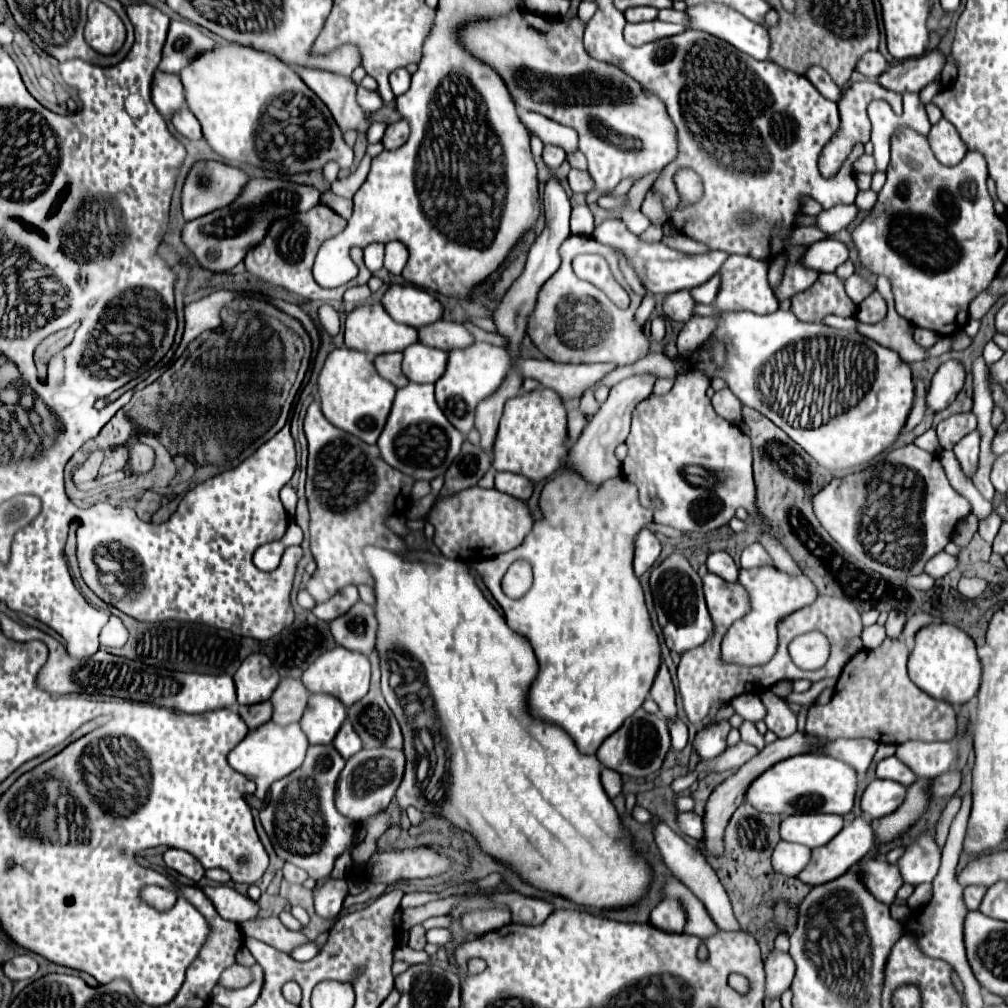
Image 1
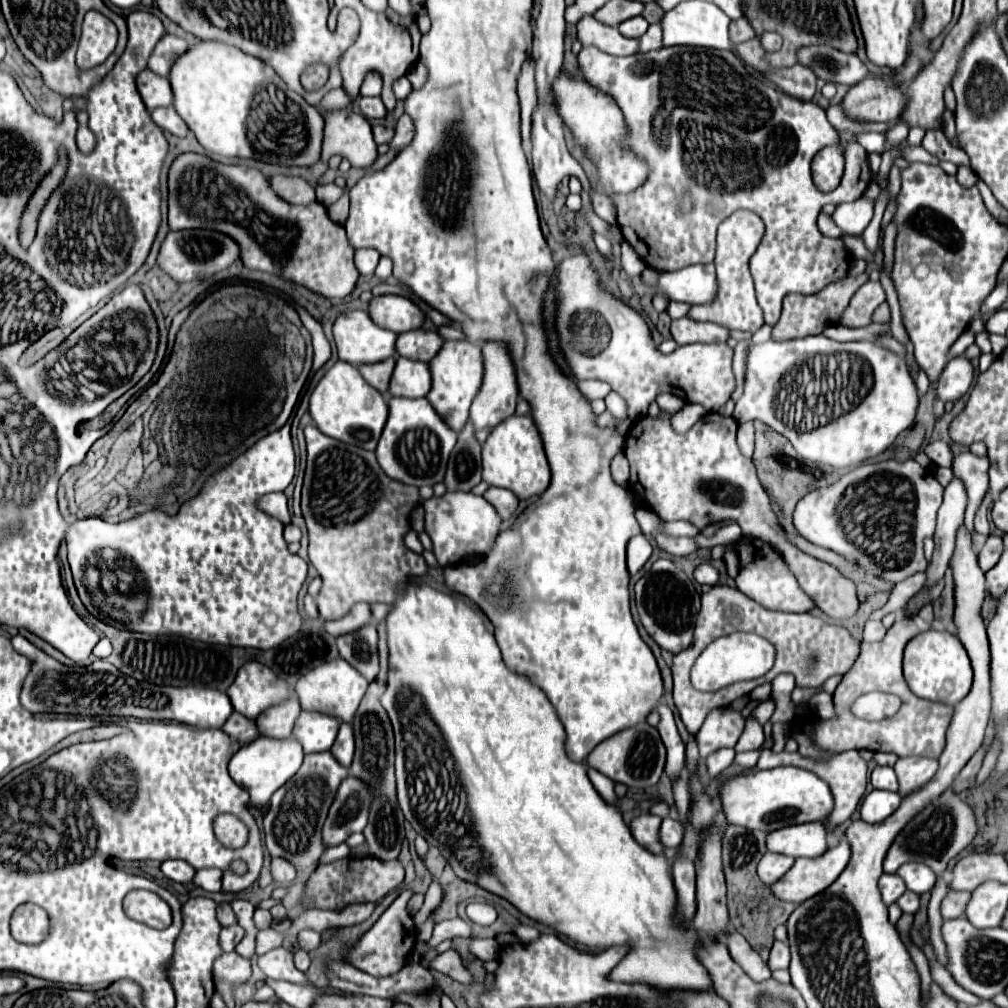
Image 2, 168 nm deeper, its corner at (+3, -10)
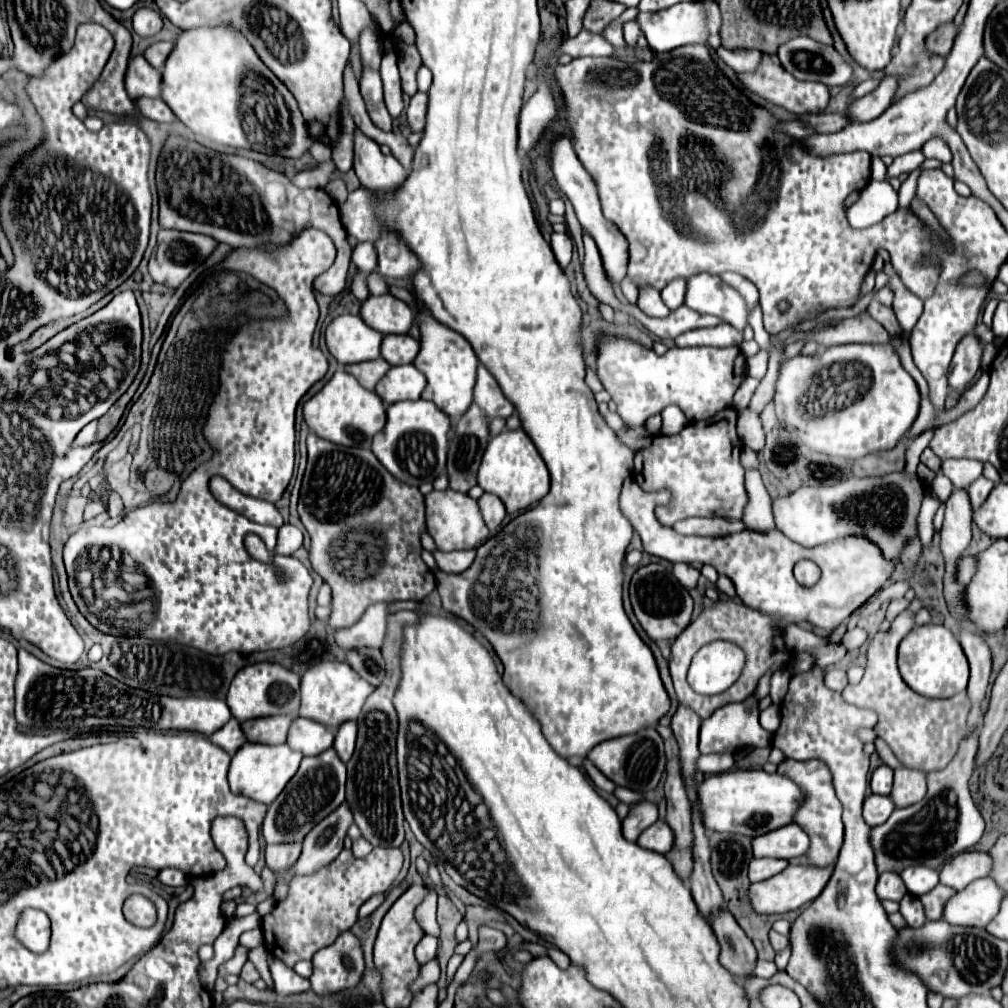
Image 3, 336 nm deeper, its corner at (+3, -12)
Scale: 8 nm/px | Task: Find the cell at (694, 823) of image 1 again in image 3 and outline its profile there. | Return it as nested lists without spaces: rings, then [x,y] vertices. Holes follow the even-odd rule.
[[[658,821],[654,825],[650,825],[640,837],[638,837],[638,845],[642,845],[644,849],[656,851],[666,855],[672,847],[674,847],[674,831],[670,829],[670,825],[666,821]]]

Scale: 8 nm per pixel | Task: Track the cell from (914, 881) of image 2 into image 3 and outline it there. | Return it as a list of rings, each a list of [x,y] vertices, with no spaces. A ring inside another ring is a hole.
[[[906,867],[900,877],[912,895],[924,895],[938,885],[938,873],[930,867]]]

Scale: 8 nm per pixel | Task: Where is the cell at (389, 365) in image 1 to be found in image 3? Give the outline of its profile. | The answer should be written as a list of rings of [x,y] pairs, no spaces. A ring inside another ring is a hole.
[[[374,359],[374,361],[366,361],[366,363],[346,365],[344,369],[346,369],[350,375],[354,375],[362,387],[374,391],[376,383],[386,375],[386,371],[390,369],[390,365],[388,365],[388,361],[384,361],[384,359]]]

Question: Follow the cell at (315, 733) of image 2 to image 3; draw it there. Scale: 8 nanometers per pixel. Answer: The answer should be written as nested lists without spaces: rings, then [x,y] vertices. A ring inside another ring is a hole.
[[[304,717],[294,719],[288,735],[288,745],[294,747],[296,751],[302,751],[304,755],[320,755],[322,751],[330,749],[332,743],[334,729]]]

